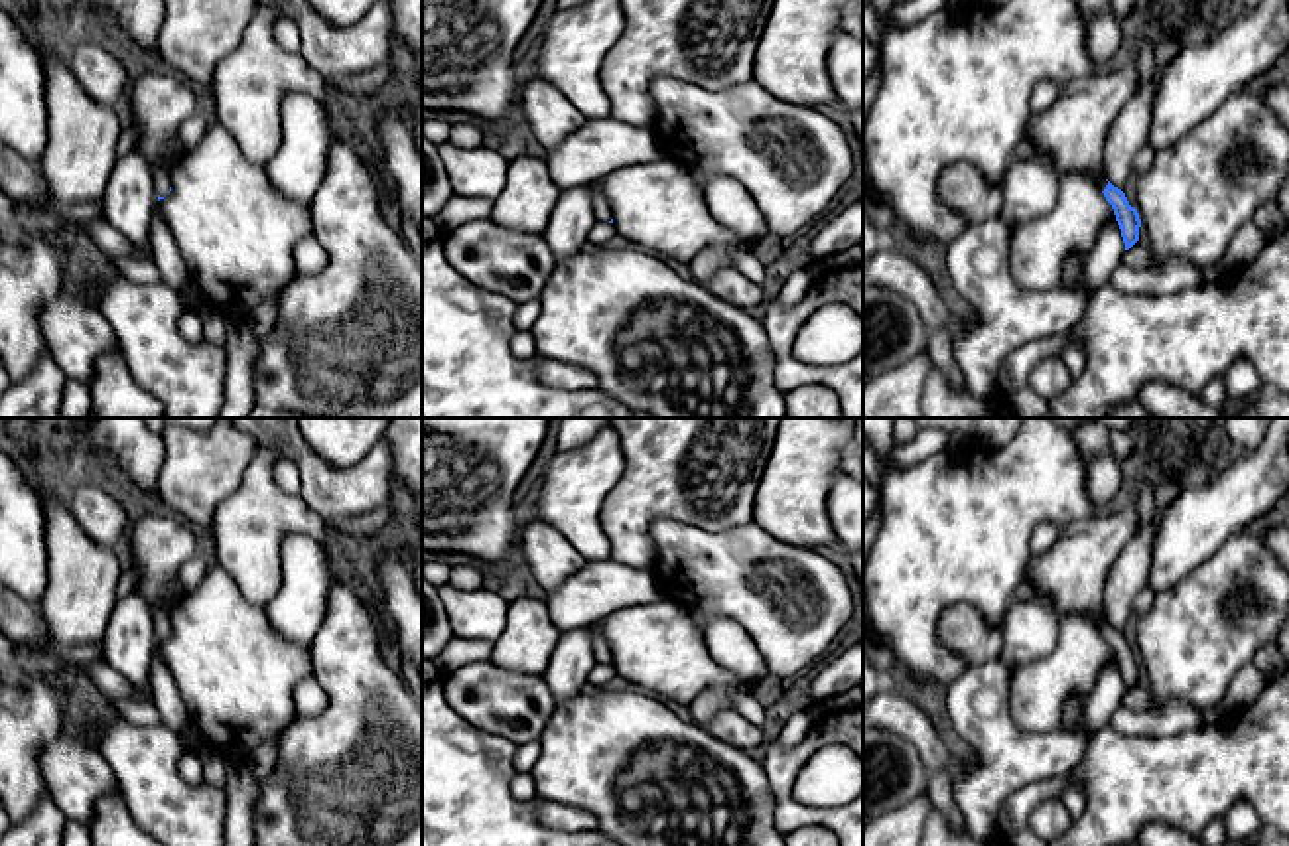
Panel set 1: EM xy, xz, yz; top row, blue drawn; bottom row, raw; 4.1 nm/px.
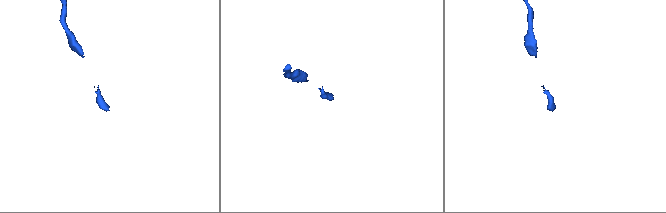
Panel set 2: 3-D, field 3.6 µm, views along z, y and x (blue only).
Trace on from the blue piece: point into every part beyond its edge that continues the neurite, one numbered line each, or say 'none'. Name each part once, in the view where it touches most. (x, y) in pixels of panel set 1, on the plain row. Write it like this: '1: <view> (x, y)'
1: yz (1069, 578)

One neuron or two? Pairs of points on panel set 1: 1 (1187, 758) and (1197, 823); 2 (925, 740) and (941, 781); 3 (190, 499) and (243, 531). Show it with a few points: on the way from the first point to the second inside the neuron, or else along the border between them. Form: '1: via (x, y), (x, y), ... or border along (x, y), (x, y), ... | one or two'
1: via (1181, 774), (1181, 807) | one
2: border along (941, 768), (933, 774) | two
3: border along (243, 476), (237, 490), (221, 505), (211, 527) | two

